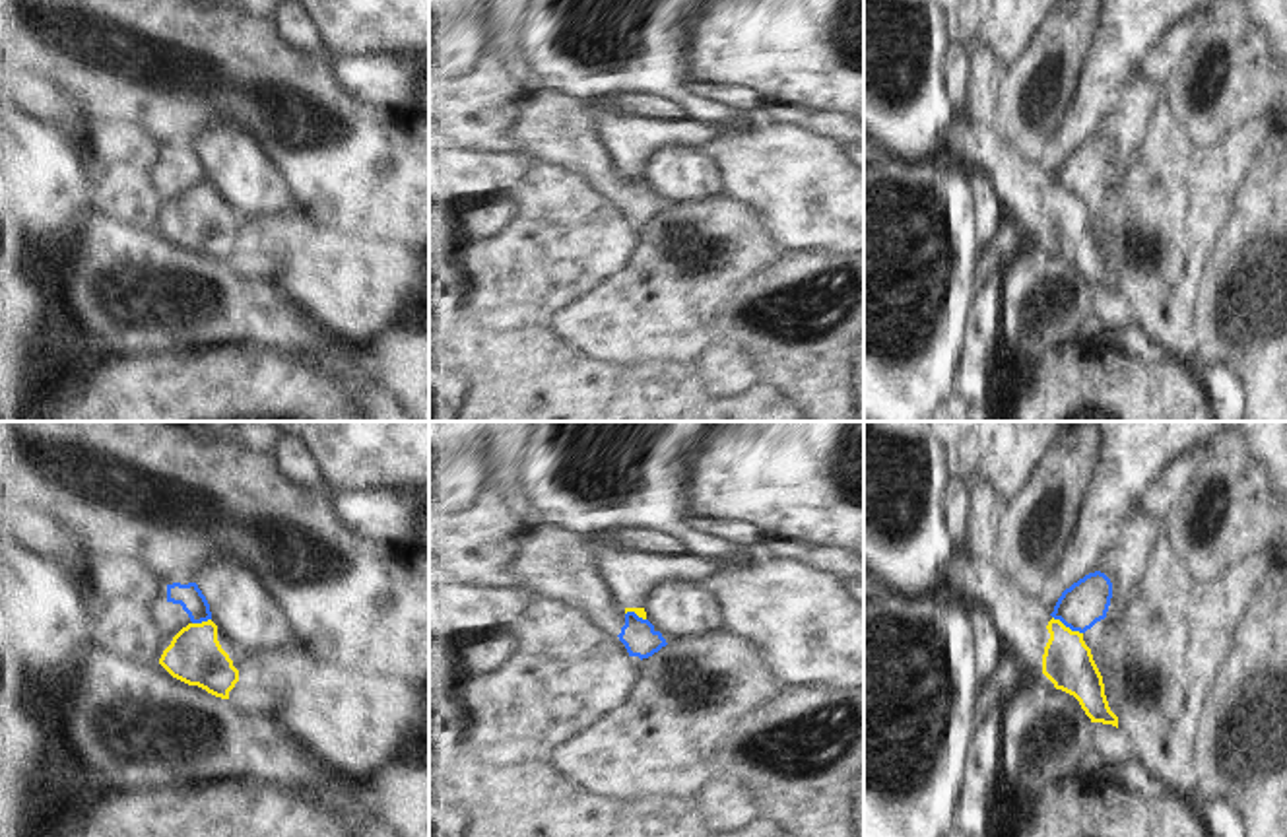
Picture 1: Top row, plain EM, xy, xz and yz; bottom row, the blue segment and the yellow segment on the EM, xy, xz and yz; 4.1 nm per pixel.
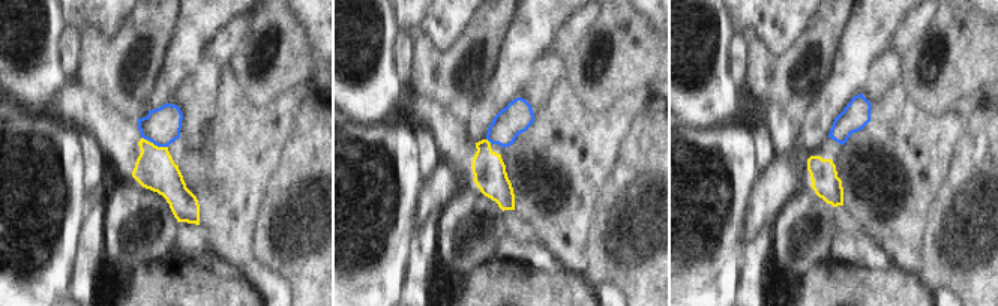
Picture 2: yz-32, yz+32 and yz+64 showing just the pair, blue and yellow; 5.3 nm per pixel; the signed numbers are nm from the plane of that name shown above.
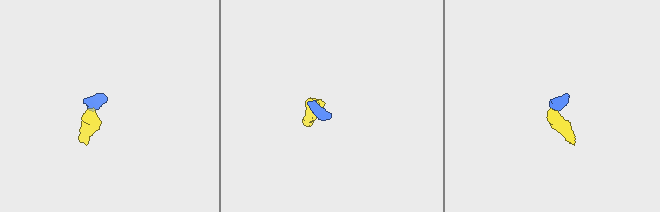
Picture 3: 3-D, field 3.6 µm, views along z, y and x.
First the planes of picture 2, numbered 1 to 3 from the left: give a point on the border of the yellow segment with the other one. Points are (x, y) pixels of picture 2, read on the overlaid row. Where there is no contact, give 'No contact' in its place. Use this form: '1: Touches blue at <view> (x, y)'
1: Touches blue at yz-32 (155, 144)
2: Touches blue at yz+32 (489, 141)
3: No contact

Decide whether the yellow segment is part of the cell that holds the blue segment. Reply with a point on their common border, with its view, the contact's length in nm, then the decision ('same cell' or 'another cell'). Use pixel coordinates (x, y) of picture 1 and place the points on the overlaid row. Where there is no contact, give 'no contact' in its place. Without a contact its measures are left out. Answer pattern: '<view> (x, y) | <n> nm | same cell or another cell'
yz (1068, 626) | 150 nm | another cell

